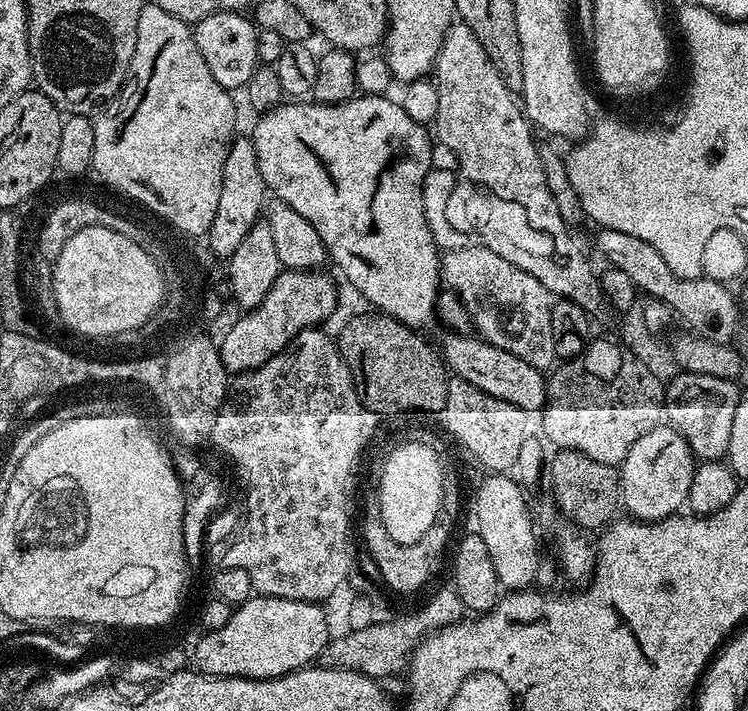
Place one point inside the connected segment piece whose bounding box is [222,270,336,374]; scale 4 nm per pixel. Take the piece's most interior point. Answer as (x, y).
(299, 299)

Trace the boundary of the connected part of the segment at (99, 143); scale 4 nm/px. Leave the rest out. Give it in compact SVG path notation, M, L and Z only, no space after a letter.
M155 2L145 3L142 14L138 14L138 42L134 42L134 58L130 58L130 66L128 67L128 73L124 79L124 87L120 89L118 95L115 97L114 105L116 109L113 110L109 116L104 116L101 120L95 121L96 129L94 130L94 152L96 154L96 164L99 164L100 172L103 172L103 176L112 181L112 184L119 185L119 188L127 189L134 196L139 197L142 201L147 201L147 204L151 205L151 208L159 209L159 212L164 213L164 216L179 224L180 227L186 228L189 231L198 233L201 229L207 228L209 221L214 219L214 213L218 210L218 194L222 194L222 166L226 166L226 154L229 148L232 147L234 139L234 133L236 128L236 104L232 101L233 93L227 88L223 88L218 82L214 82L214 74L210 74L210 66L206 66L206 58L202 58L202 50L198 50L198 42L196 41L196 33L184 20L174 18L174 14L166 14L166 10L162 10L156 5Z

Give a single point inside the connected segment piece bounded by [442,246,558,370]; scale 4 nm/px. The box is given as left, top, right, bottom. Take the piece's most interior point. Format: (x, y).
(511, 309)

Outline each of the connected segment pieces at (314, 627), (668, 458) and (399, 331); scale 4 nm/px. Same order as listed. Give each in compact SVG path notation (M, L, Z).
M253 595L244 601L233 611L230 622L226 622L226 626L222 626L222 630L214 630L213 632L204 632L196 641L196 656L194 652L194 664L199 671L205 676L215 676L217 678L243 678L245 680L273 680L275 676L285 676L287 672L297 672L299 668L309 667L313 663L312 660L316 655L323 653L330 643L330 637L327 630L327 613L319 603L311 604L305 600L287 600L286 598L274 598L273 596Z
M658 426L642 434L642 438L630 446L623 464L618 468L620 494L623 507L628 507L627 515L641 522L667 520L677 515L688 503L690 482L696 473L697 463L686 438L682 438L675 428Z
M372 314L376 316L356 316L353 320L348 320L344 324L344 329L338 335L338 343L340 345L340 353L346 362L346 366L351 373L355 373L357 380L360 381L360 388L363 396L367 399L367 404L372 405L372 408L387 409L387 408L406 408L406 407L421 407L421 408L439 408L441 400L444 400L444 377L448 374L446 365L442 359L441 353L436 352L423 340L421 333L417 329L409 328L408 325L403 324L400 320L395 320L392 316L383 314Z

